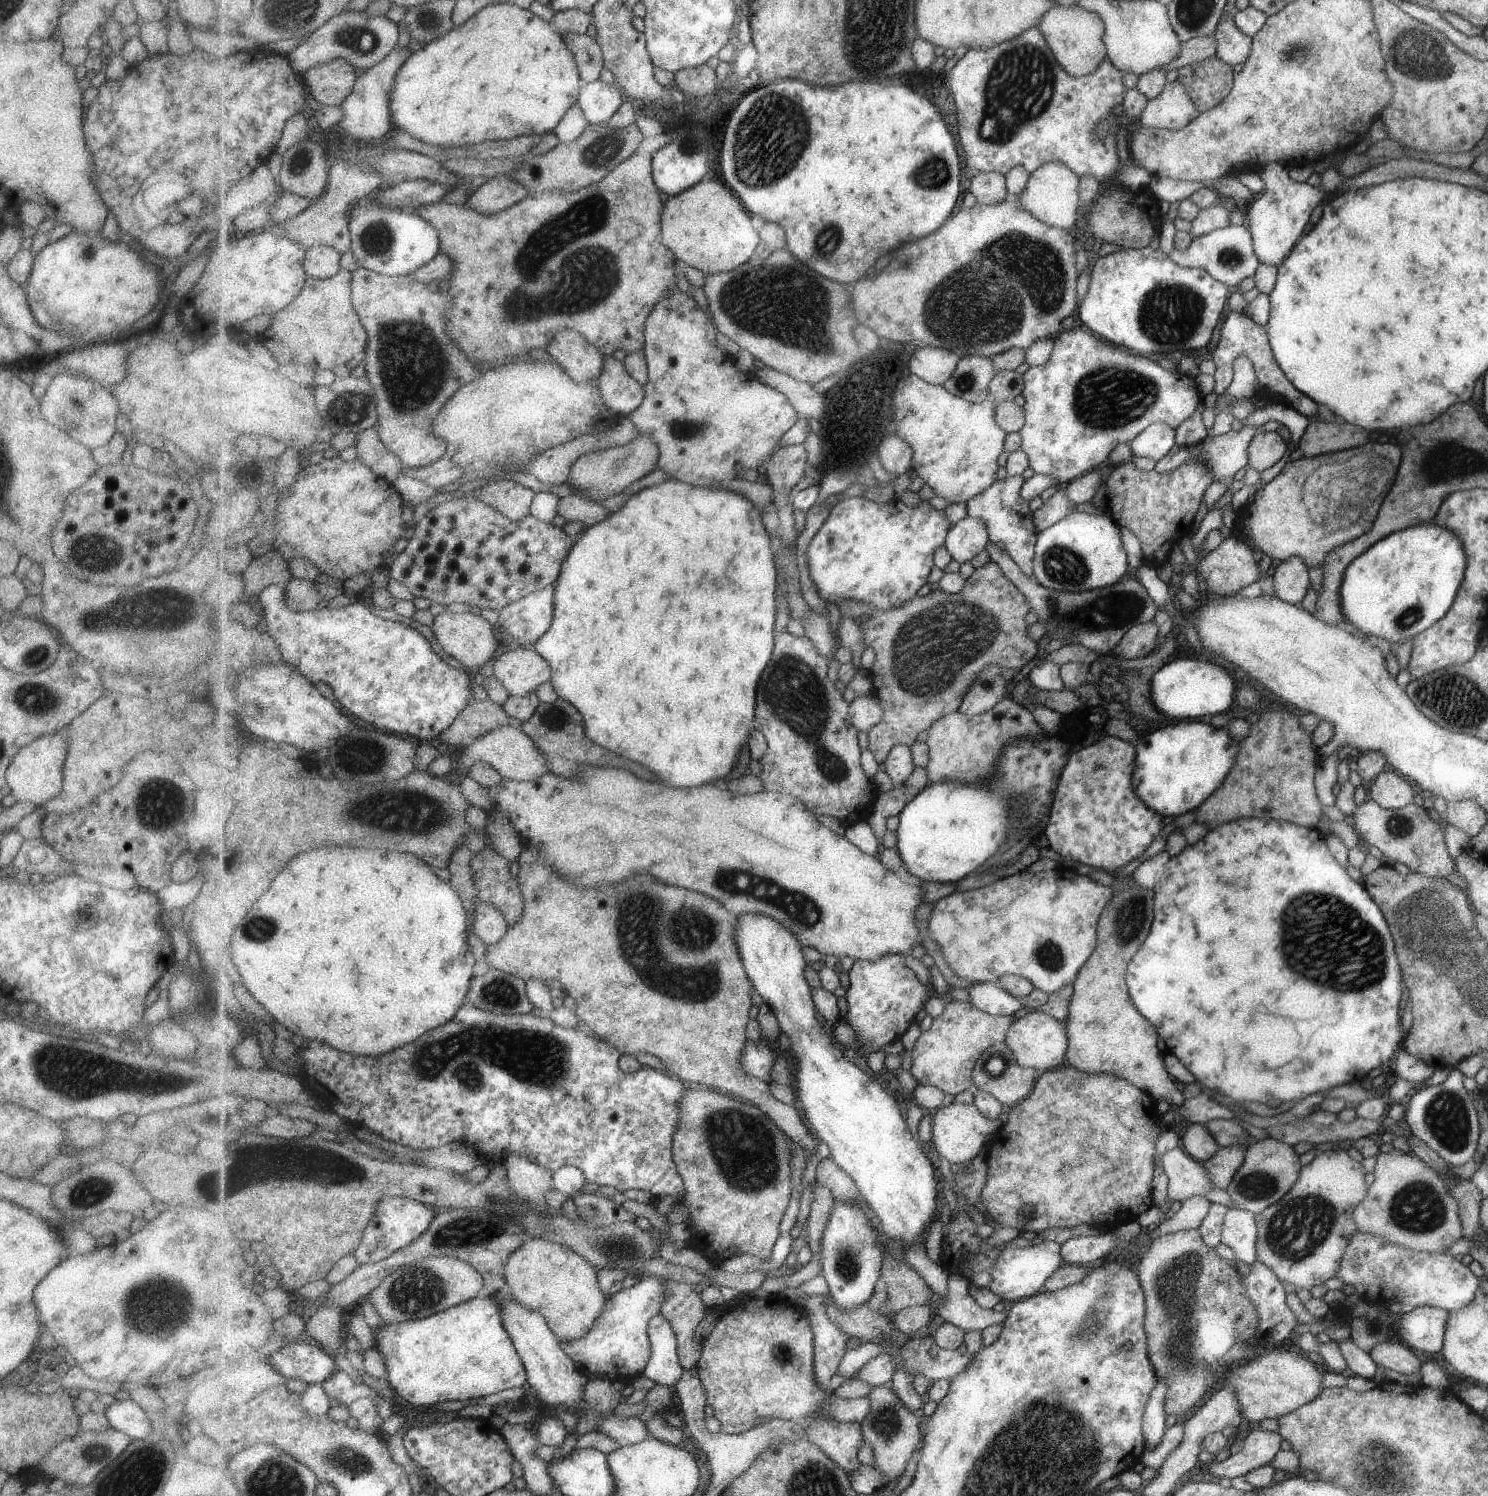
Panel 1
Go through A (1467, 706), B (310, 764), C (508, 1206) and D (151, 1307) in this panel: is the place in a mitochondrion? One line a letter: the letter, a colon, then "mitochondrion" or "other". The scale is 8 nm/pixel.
A: mitochondrion
B: other
C: mitochondrion
D: mitochondrion

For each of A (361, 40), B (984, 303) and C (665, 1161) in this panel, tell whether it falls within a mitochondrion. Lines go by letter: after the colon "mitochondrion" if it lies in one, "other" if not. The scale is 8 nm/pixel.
A: mitochondrion
B: mitochondrion
C: other

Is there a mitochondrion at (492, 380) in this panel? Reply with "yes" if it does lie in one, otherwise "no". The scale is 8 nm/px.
no

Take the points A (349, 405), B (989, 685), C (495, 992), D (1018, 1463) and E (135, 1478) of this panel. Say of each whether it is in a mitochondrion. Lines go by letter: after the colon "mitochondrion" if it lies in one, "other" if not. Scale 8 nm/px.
A: mitochondrion
B: mitochondrion
C: mitochondrion
D: mitochondrion
E: mitochondrion

